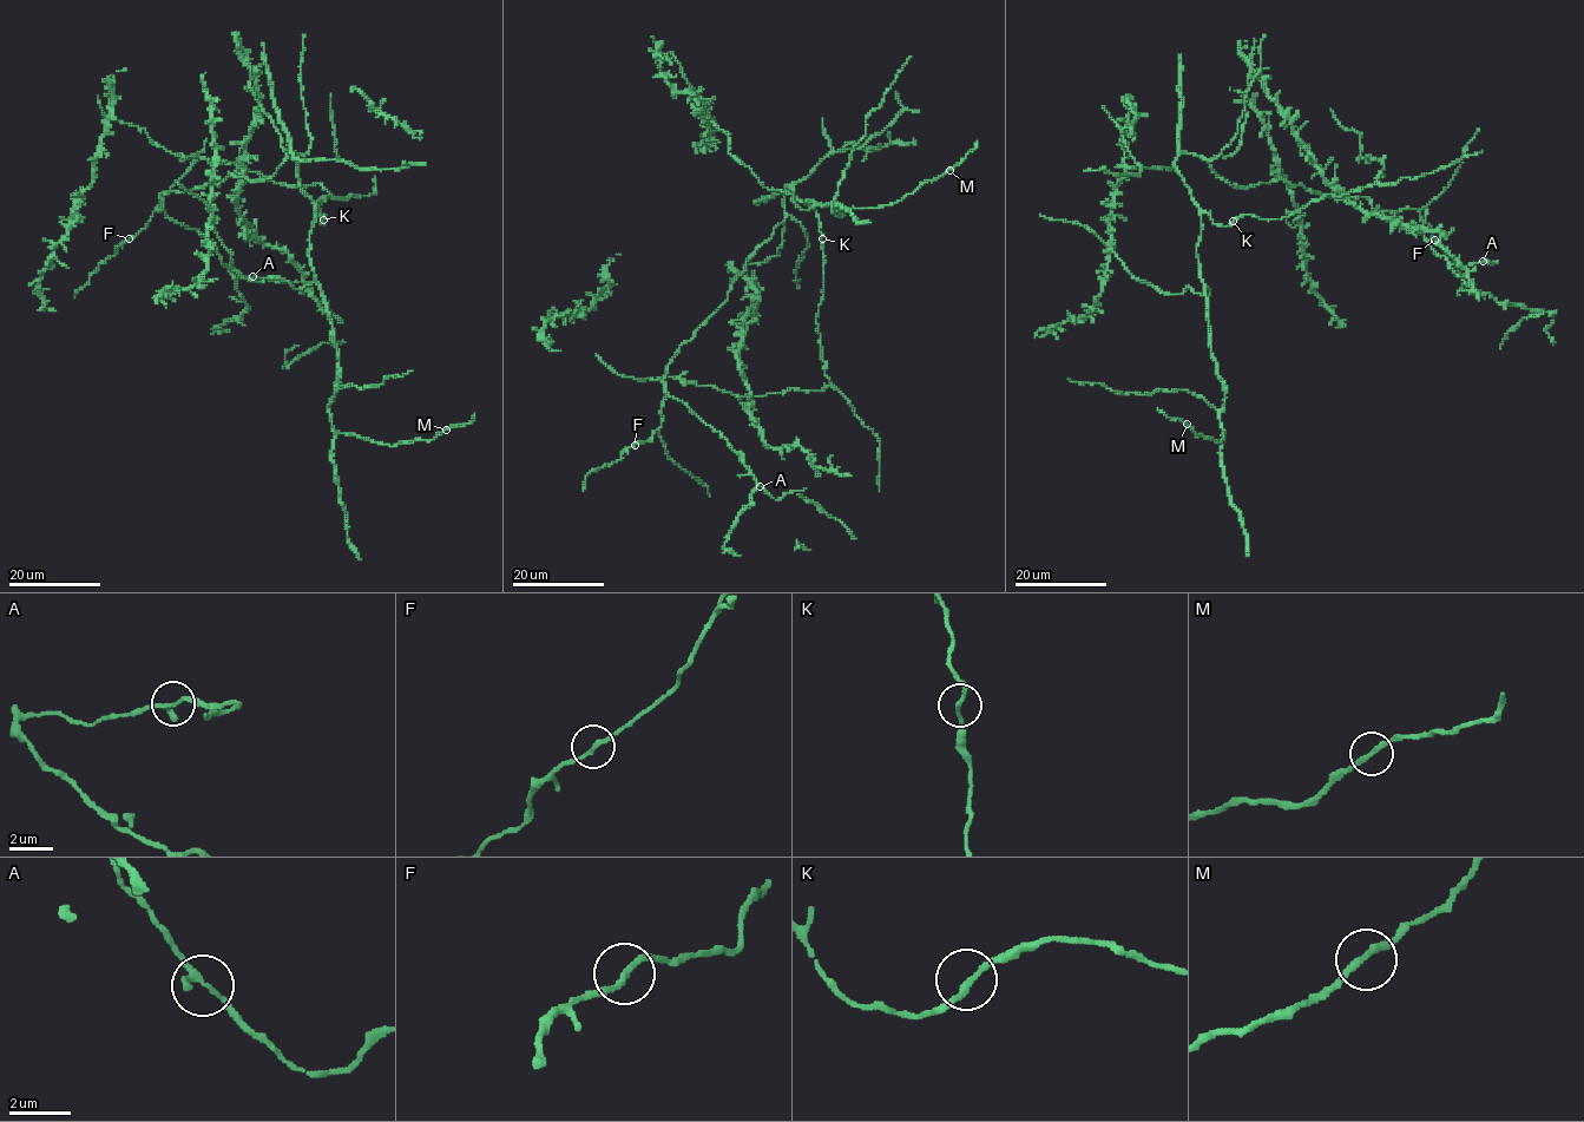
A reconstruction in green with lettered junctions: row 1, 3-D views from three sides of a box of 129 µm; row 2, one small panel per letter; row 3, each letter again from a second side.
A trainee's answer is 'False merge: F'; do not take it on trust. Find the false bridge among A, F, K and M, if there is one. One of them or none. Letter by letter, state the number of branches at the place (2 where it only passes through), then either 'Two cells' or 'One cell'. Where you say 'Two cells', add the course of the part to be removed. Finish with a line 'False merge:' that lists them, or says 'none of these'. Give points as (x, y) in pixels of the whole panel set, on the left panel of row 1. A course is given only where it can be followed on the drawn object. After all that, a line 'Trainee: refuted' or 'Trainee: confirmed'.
A: Branches: 2. One cell
F: Branches: 2. One cell
K: Branches: 2. One cell
M: Branches: 2. One cell
False merge: none of these
Trainee: refuted

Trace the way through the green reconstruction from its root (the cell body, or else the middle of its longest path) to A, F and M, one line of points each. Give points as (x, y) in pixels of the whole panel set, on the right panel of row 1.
A: (1233, 222), (1201, 209), (1180, 152), (1229, 184), (1366, 196), (1439, 256), (1483, 262)
F: (1233, 222), (1201, 209), (1180, 152), (1229, 184), (1283, 178), (1366, 196), (1377, 212), (1415, 209), (1434, 240)
M: (1233, 222), (1218, 225), (1204, 212), (1197, 248), (1211, 358), (1224, 385), (1223, 437), (1197, 435), (1187, 424)

